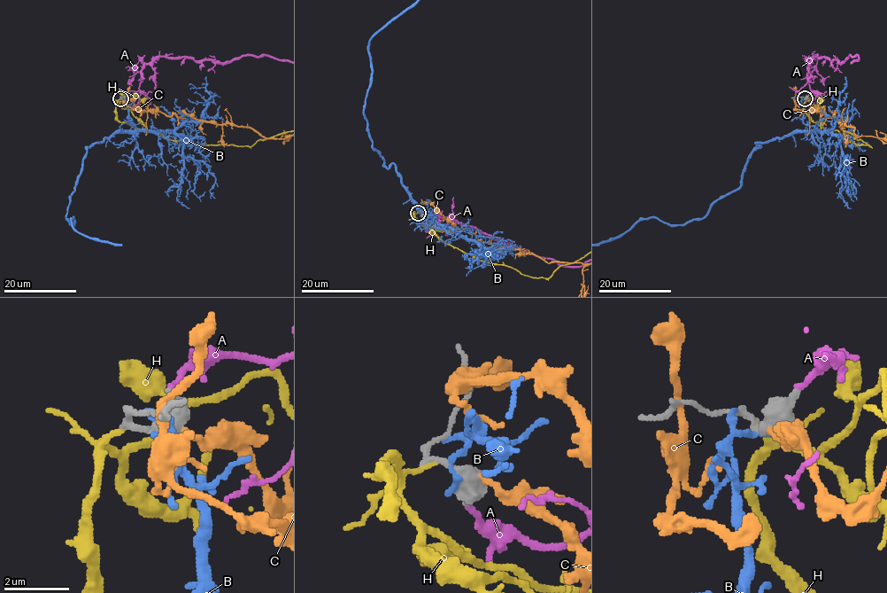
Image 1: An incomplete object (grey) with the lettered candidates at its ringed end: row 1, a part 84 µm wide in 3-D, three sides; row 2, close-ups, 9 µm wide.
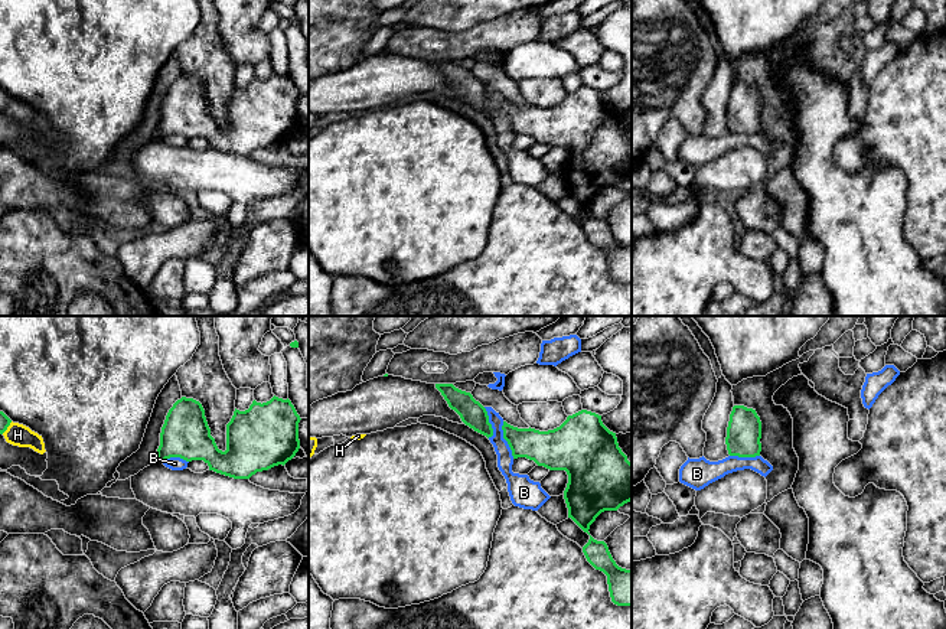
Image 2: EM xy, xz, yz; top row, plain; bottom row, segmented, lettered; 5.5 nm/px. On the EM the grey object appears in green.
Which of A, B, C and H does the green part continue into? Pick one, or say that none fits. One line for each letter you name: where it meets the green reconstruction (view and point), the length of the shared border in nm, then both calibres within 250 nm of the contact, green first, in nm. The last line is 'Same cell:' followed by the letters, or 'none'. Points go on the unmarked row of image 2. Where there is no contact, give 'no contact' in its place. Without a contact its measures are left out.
H: contact xy (7, 103); length 90 nm; calibres 60 and 130 nm
Same cell: H

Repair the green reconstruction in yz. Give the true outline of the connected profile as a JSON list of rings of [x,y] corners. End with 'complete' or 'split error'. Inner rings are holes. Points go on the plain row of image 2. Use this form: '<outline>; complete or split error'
[[[734,82],[727,104],[725,121],[730,133],[756,134],[761,128],[761,98],[756,87]]]; complete

